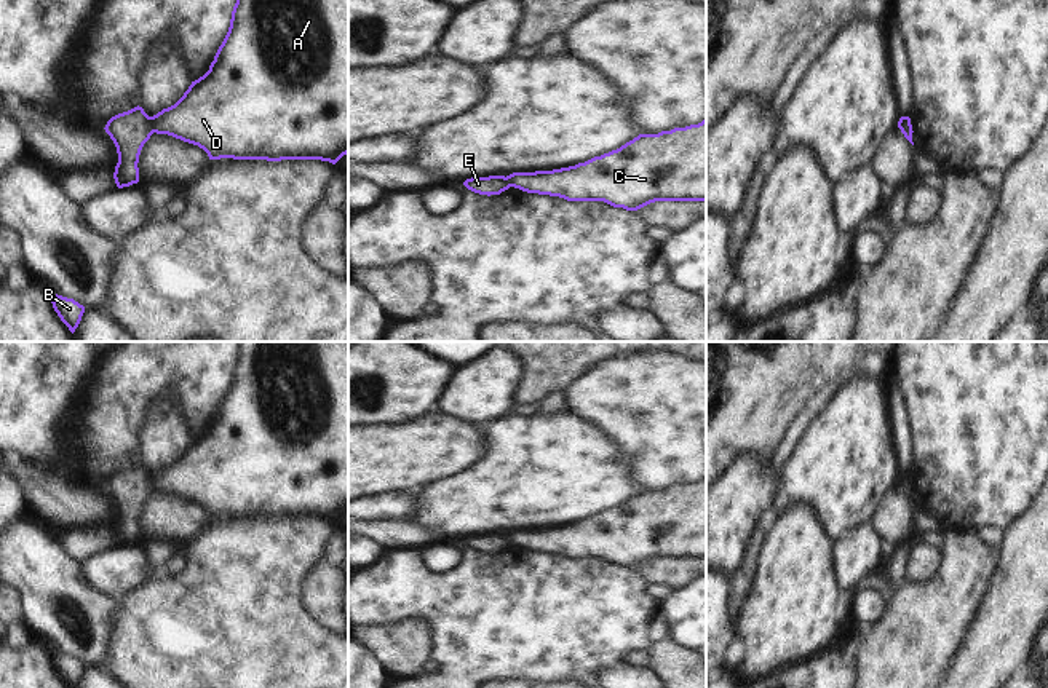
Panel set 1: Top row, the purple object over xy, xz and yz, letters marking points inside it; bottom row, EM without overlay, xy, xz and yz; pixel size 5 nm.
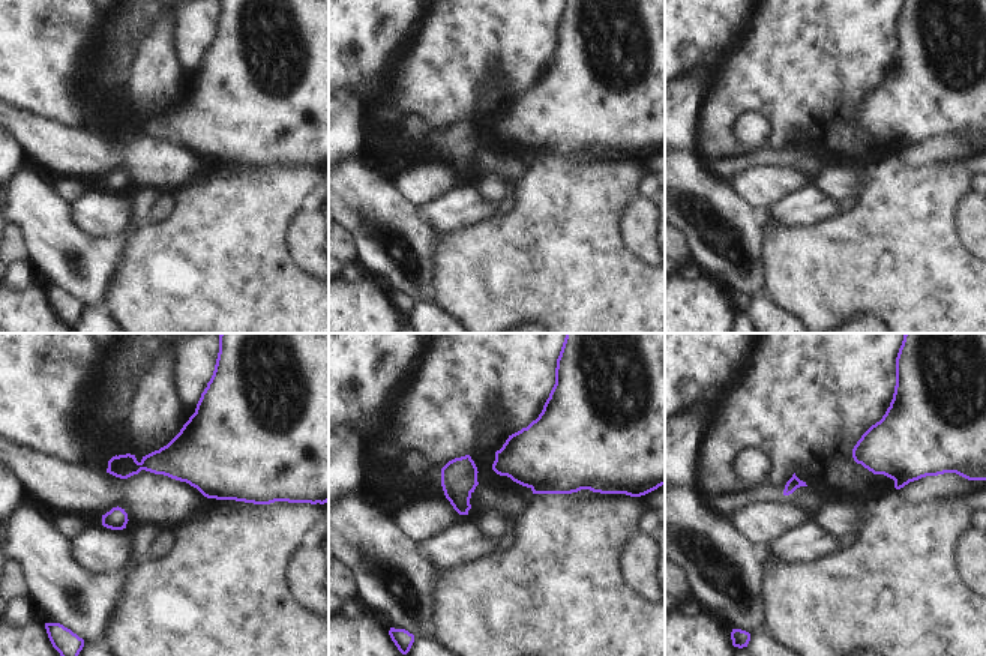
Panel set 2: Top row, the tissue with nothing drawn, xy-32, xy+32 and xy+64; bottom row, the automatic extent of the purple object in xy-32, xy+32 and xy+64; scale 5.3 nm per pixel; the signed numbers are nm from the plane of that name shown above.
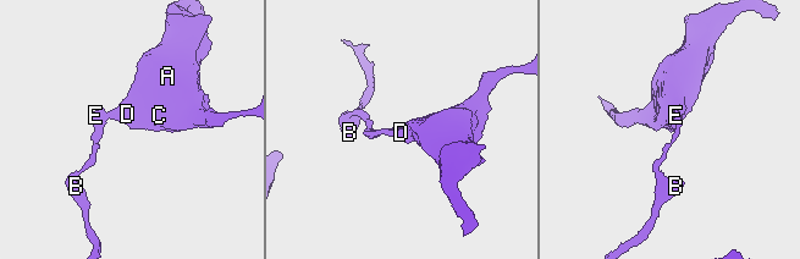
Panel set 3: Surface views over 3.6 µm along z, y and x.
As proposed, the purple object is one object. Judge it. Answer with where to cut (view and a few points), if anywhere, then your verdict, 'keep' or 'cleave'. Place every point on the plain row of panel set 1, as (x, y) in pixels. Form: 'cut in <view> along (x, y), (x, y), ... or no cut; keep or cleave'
cut in xy along (149, 474), (154, 489); cleave

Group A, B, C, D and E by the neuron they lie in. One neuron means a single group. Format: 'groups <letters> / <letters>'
groups A C D / B E

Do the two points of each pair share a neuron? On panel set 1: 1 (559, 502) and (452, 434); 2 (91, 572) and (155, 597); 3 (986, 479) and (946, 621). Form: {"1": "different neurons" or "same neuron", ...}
{"1": "different neurons", "2": "different neurons", "3": "different neurons"}

